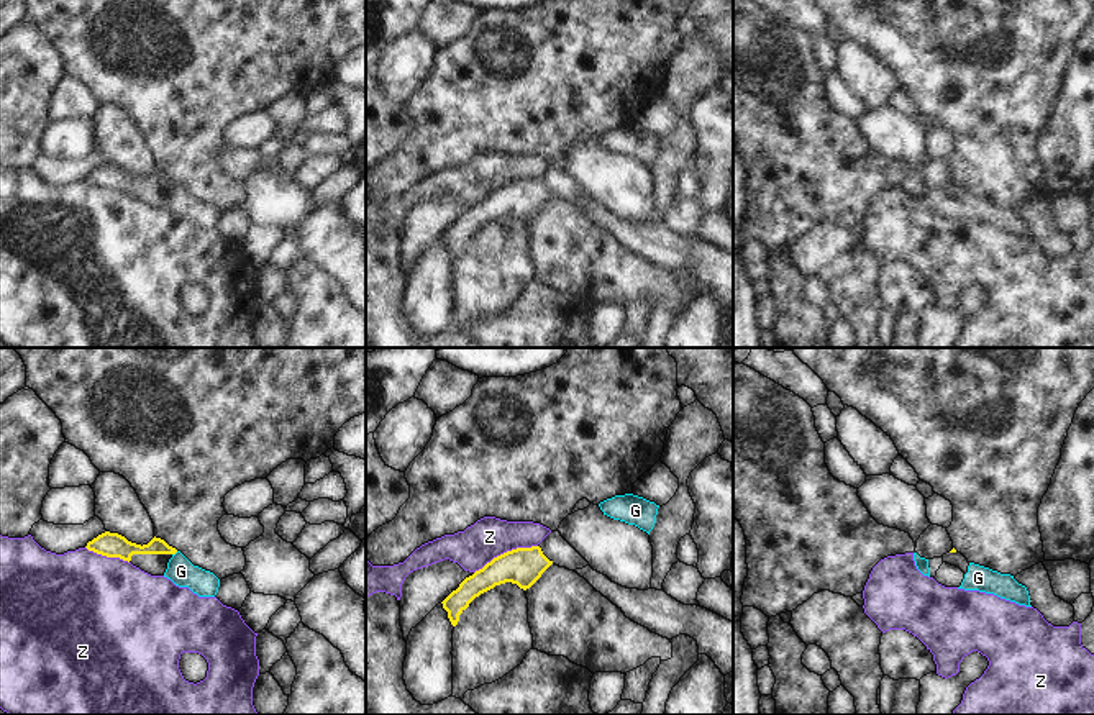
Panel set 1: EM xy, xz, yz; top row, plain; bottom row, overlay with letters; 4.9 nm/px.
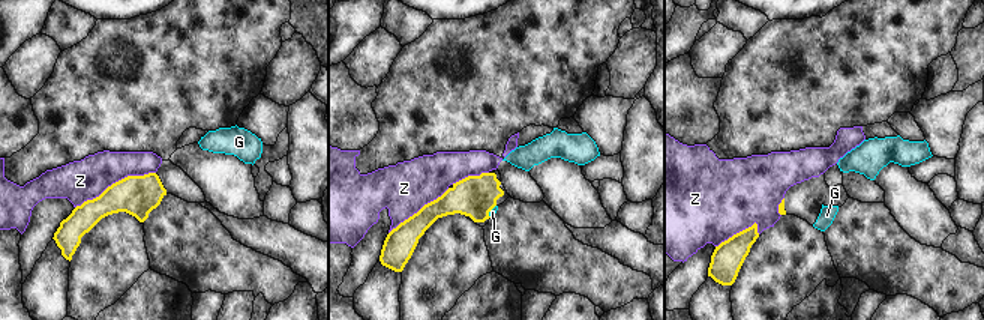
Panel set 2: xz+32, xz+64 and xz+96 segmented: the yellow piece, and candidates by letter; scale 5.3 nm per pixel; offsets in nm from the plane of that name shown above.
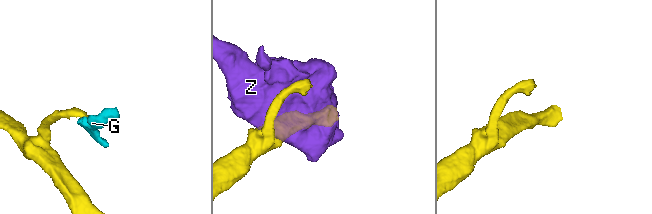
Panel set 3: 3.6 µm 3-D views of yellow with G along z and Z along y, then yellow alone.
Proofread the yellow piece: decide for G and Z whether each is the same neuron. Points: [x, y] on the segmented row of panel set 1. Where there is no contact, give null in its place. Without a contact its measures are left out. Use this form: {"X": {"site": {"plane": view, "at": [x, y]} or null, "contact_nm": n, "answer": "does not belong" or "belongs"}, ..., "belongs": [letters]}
{"G": {"site": {"plane": "xy", "at": [174, 553]}, "contact_nm": 40, "answer": "belongs"}, "Z": {"site": {"plane": "xz", "at": [507, 551]}, "contact_nm": 340, "answer": "does not belong"}, "belongs": ["G"]}

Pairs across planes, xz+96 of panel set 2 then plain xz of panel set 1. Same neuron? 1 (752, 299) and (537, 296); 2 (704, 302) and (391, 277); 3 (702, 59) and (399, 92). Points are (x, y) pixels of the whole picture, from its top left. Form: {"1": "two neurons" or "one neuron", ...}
{"1": "two neurons", "2": "two neurons", "3": "one neuron"}

